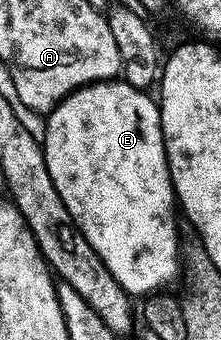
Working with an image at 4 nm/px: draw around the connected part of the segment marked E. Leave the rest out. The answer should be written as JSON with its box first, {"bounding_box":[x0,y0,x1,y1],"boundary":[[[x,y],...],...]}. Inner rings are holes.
{"bounding_box":[42,78,182,297],"boundary":[[[123,78],[104,79],[100,83],[88,83],[85,87],[71,91],[57,107],[47,112],[48,124],[44,127],[42,134],[42,146],[46,157],[46,169],[50,173],[50,181],[54,181],[54,189],[58,189],[58,197],[66,205],[70,217],[75,221],[77,229],[86,237],[90,249],[98,253],[98,257],[110,269],[114,281],[122,285],[122,289],[127,291],[129,296],[147,297],[153,293],[164,289],[167,283],[172,283],[182,271],[182,259],[180,254],[180,233],[178,230],[178,204],[176,201],[176,191],[172,188],[172,174],[168,168],[168,158],[164,148],[164,134],[160,124],[160,104],[155,98],[148,96],[147,90],[125,83]]]}

